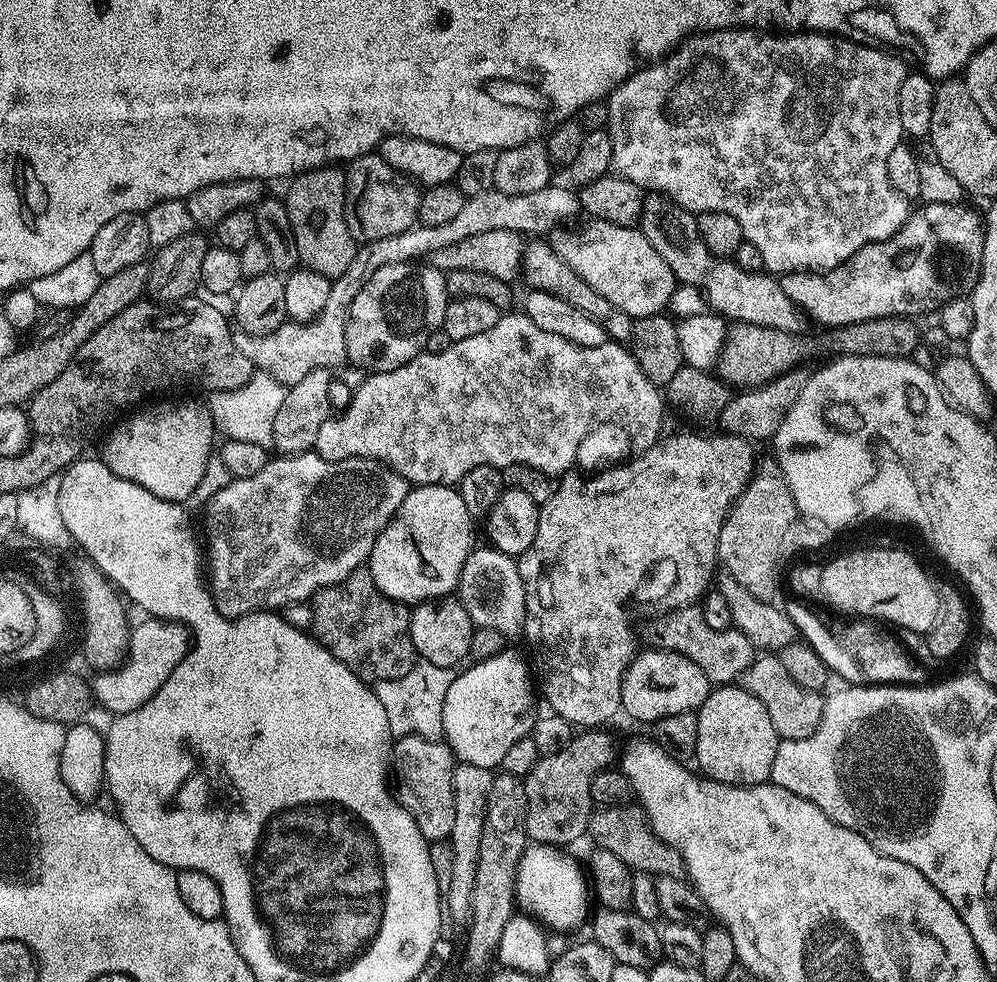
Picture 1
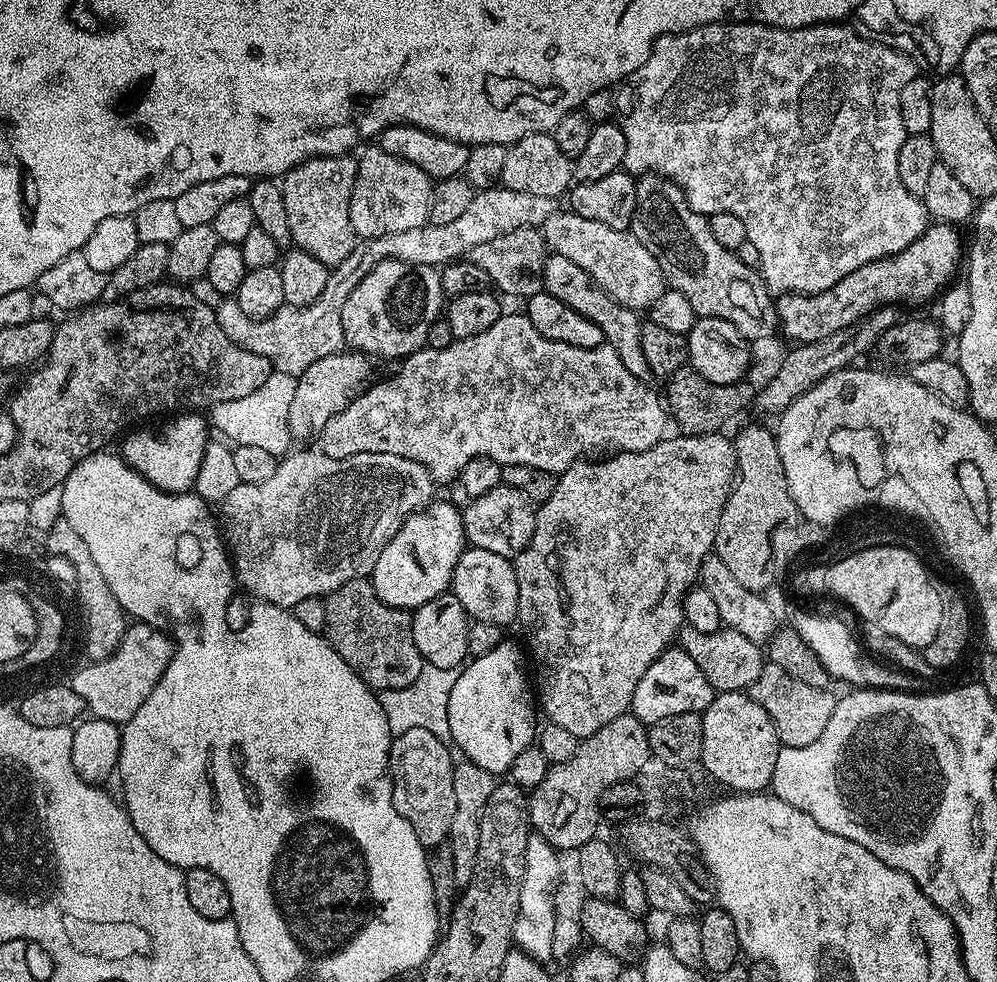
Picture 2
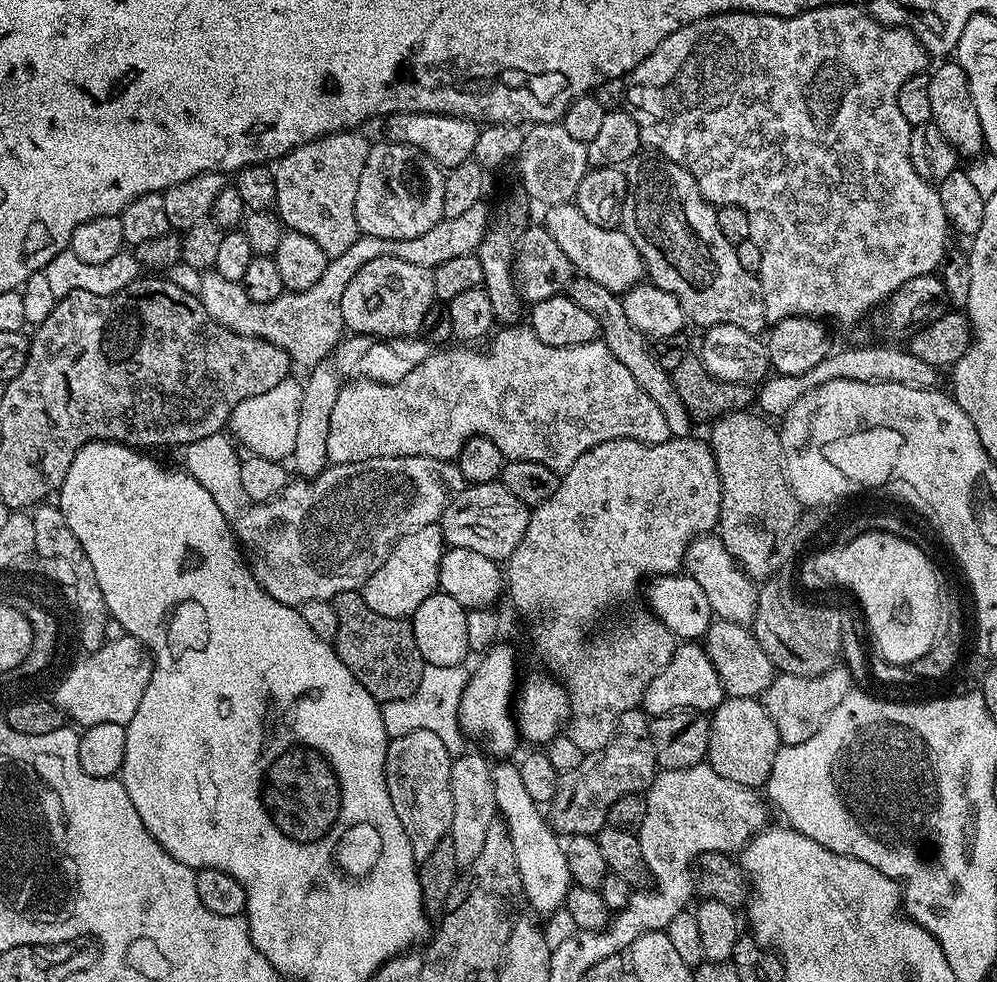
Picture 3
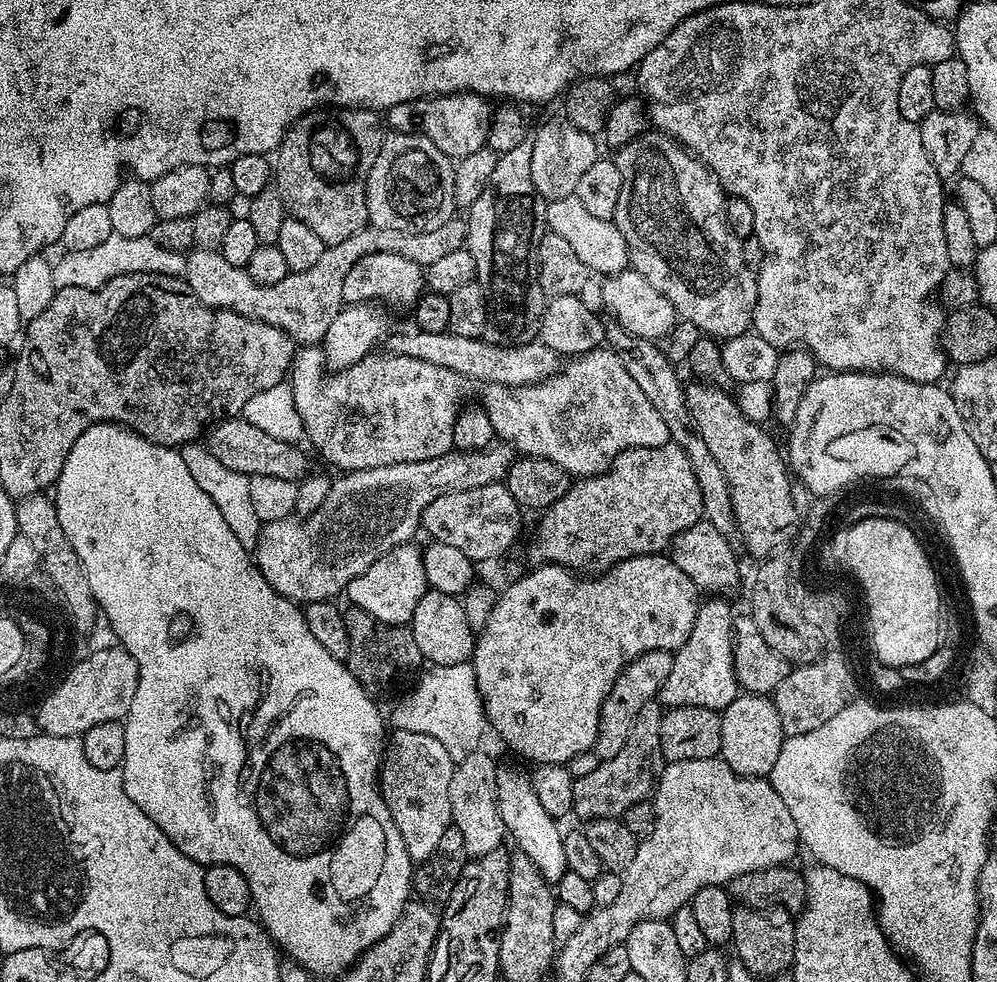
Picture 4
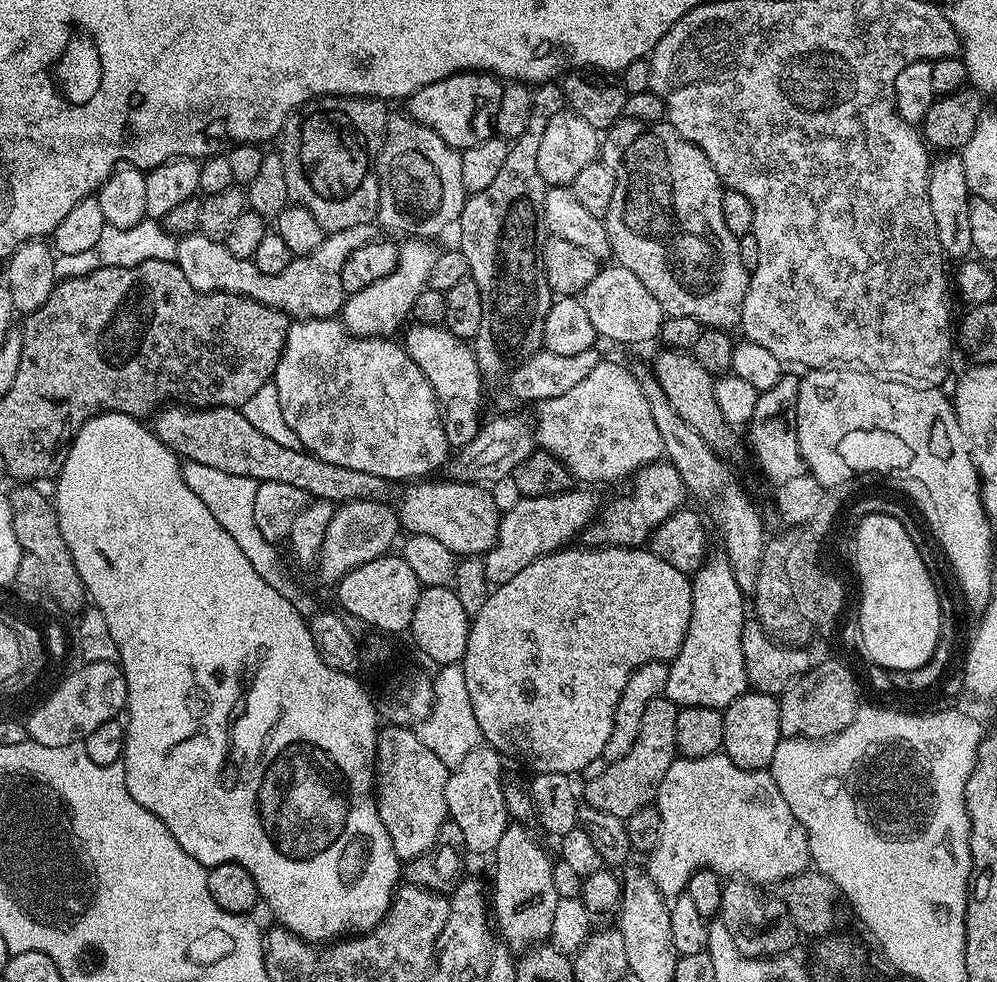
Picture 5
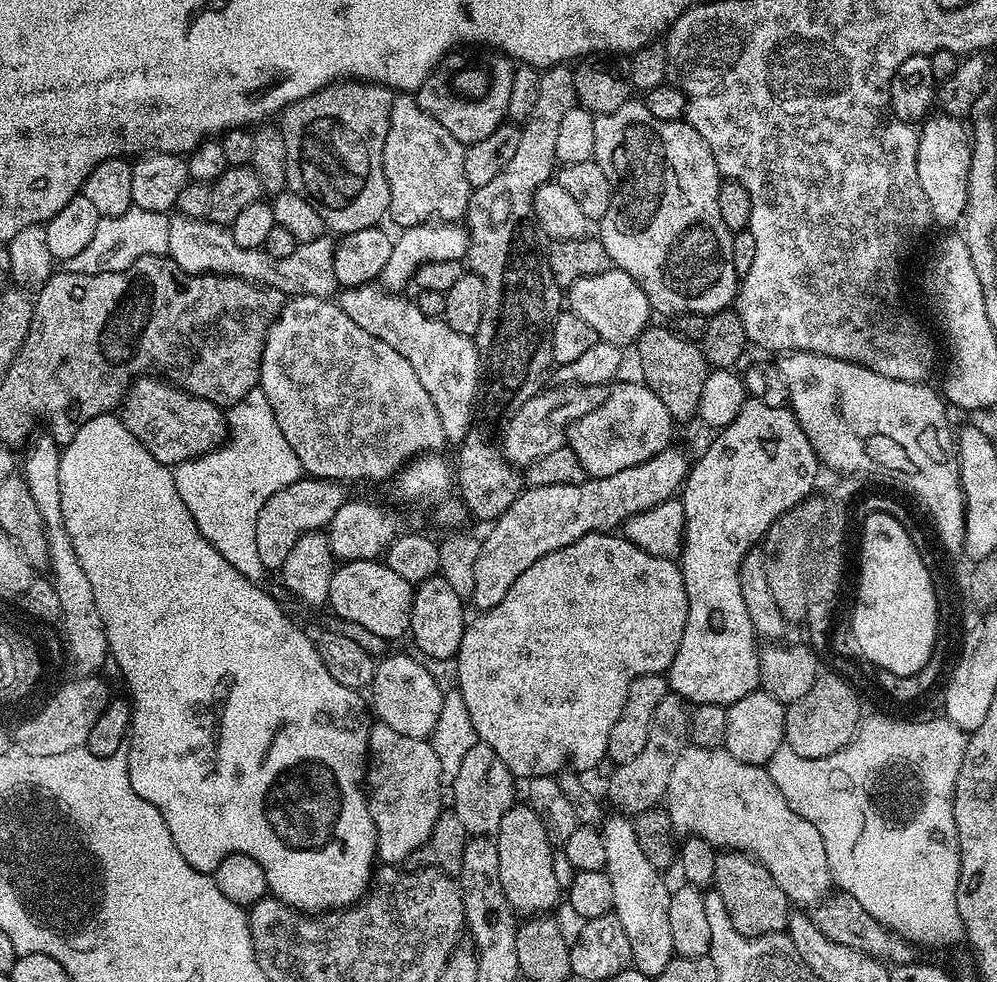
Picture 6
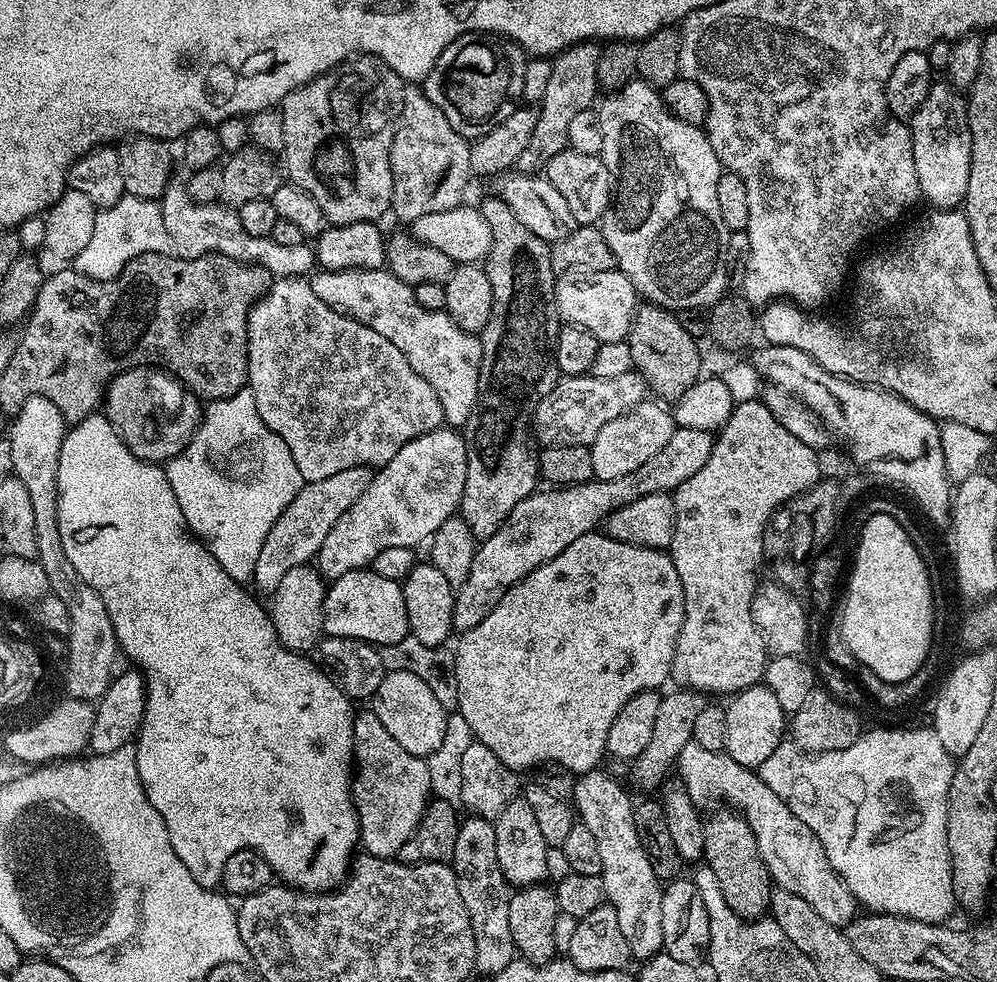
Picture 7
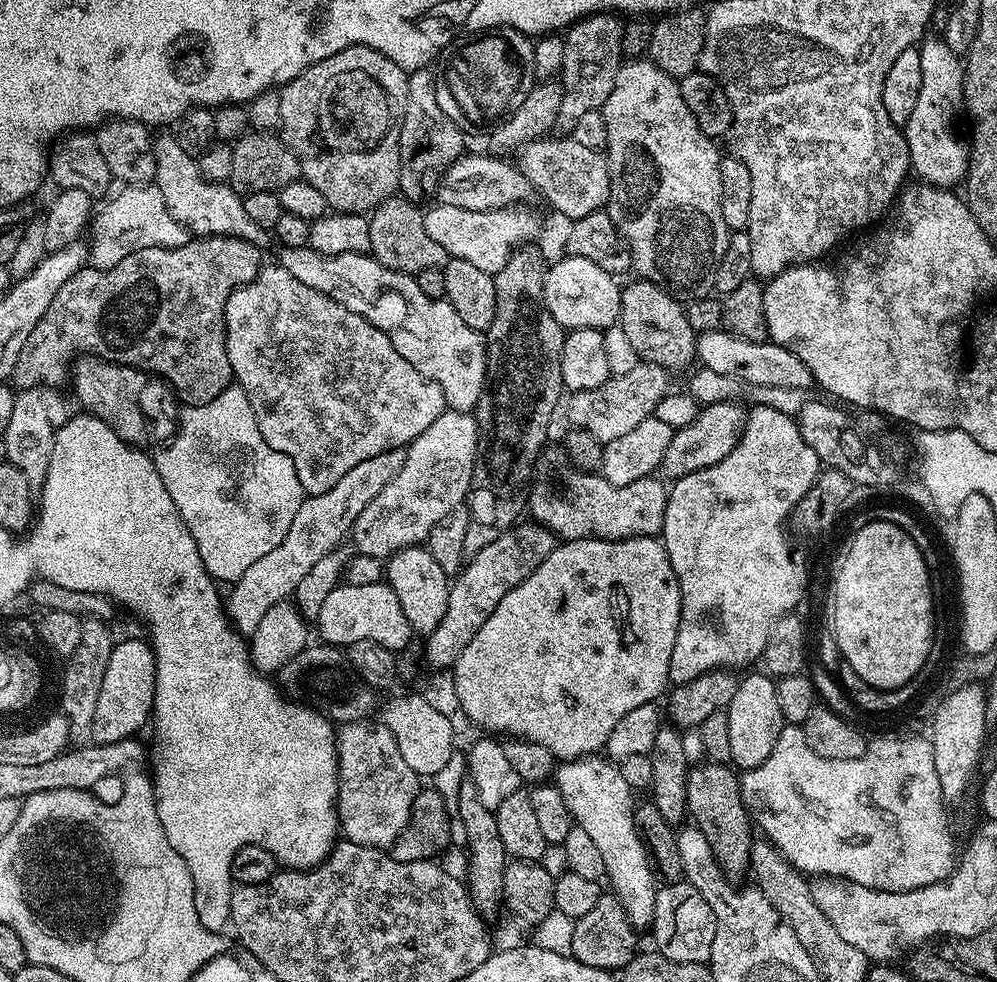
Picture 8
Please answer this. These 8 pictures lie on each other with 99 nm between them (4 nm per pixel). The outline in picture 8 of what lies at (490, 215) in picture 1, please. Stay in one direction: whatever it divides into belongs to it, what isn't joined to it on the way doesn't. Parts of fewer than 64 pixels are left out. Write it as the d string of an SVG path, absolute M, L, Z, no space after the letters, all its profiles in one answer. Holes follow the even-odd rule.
M157 135L152 149L156 159L154 183L162 190L166 210L170 210L173 218L188 229L193 237L233 236L242 238L261 249L267 245L267 240L270 240L269 229L259 228L247 216L241 193L233 190L228 184L214 184L202 178L197 157L186 154L186 150L178 146L175 135Z

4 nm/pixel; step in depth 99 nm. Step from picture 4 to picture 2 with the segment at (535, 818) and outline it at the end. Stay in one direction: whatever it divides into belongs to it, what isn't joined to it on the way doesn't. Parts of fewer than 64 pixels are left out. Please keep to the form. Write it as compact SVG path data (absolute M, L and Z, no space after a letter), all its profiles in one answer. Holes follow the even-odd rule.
M529 835L526 848L526 870L519 898L518 918L515 919L512 938L515 947L536 961L546 964L552 957L554 924L558 910L554 908L554 892L562 876L561 855L541 836Z

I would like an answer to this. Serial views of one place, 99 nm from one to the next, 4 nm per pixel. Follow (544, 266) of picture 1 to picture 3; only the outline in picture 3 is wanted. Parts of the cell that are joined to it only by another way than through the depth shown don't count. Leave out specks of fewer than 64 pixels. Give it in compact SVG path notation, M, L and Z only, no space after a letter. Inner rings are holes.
M577 275L569 282L566 294L574 302L578 302L578 306L582 306L582 310L594 314L594 318L600 323L600 336L610 350L610 354L614 354L614 358L618 358L618 362L622 362L622 366L626 366L626 370L630 370L634 382L638 382L638 386L642 386L642 390L646 390L646 394L650 394L654 406L658 406L658 410L662 410L662 418L666 418L669 437L691 437L693 435L692 426L694 426L693 415L688 412L682 399L679 398L672 381L672 373L667 372L662 366L658 366L658 362L654 362L649 337L642 335L639 330L630 326L630 318L626 318L623 299L617 293L606 290L606 286L594 282L594 278L586 278L581 275Z

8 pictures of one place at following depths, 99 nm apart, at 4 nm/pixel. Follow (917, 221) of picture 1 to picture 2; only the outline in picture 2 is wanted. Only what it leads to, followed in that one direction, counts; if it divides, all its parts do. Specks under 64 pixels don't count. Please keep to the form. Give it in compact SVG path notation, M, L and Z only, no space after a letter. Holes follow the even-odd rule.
M945 222L929 223L928 228L906 250L881 260L870 262L842 278L834 286L821 292L785 292L776 300L776 319L781 333L785 332L797 345L818 342L822 338L830 338L830 334L853 325L863 319L869 312L881 305L924 304L927 300L935 301L940 293L953 283L956 271L962 268L962 248L960 252L960 236L955 227Z

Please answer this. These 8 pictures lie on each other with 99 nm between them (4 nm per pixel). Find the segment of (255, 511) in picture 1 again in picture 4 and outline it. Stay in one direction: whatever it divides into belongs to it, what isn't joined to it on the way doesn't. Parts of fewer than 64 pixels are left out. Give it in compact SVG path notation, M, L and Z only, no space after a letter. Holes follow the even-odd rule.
M493 442L478 452L450 451L445 456L430 458L426 462L404 462L394 466L376 466L370 470L354 470L337 475L332 480L330 494L311 516L275 520L264 524L254 547L254 559L260 572L280 596L305 606L319 600L332 600L347 589L358 574L370 570L390 550L409 543L412 535L422 528L424 511L434 498L447 492L474 490L478 486L499 484L508 475L514 459L512 445Z

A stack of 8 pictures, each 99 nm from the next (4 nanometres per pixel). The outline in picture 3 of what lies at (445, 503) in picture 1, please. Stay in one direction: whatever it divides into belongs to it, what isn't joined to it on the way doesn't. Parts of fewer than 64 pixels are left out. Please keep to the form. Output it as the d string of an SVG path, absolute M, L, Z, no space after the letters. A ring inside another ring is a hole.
M436 524L422 526L422 530L414 530L410 534L406 534L392 547L392 552L386 558L386 562L382 562L382 566L378 566L378 570L374 570L372 577L364 584L362 595L366 606L370 606L370 610L374 610L374 614L382 614L386 618L411 617L412 612L418 610L418 606L422 606L422 602L426 602L426 598L430 598L432 592L437 591L438 570L445 551L444 536Z

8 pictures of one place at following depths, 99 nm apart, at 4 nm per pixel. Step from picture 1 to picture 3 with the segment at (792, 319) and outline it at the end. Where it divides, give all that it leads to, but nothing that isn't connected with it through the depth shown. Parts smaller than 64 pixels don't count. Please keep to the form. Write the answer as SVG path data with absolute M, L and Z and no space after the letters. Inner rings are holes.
M637 154L633 160L623 165L623 169L626 174L626 202L622 206L622 218L620 219L619 227L630 238L630 242L634 242L634 246L638 246L638 254L644 263L647 279L651 281L651 283L659 286L662 290L674 294L674 298L678 298L678 302L682 302L682 310L684 311L685 317L687 317L691 323L693 320L694 323L701 324L701 329L707 330L715 326L715 324L729 324L730 326L738 326L738 330L746 330L751 336L760 336L766 328L766 317L764 314L760 281L753 273L747 272L747 270L738 263L738 254L736 253L734 245L722 234L722 230L718 230L716 208L702 198L702 194L698 190L698 182L694 182L694 178L682 166L678 166L674 162L670 162L655 154Z

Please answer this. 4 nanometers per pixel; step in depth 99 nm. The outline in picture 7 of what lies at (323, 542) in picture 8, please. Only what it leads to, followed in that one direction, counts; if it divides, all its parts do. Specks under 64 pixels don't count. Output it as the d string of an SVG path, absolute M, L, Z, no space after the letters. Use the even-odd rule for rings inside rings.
M351 468L342 470L325 480L314 480L305 483L300 492L286 506L286 510L274 522L270 534L262 542L262 550L258 550L258 562L254 566L252 580L265 594L276 591L278 582L286 578L286 573L294 566L307 564L319 552L322 542L326 542L326 534L330 534L330 526L354 506L354 502L370 486L374 472L371 468Z

